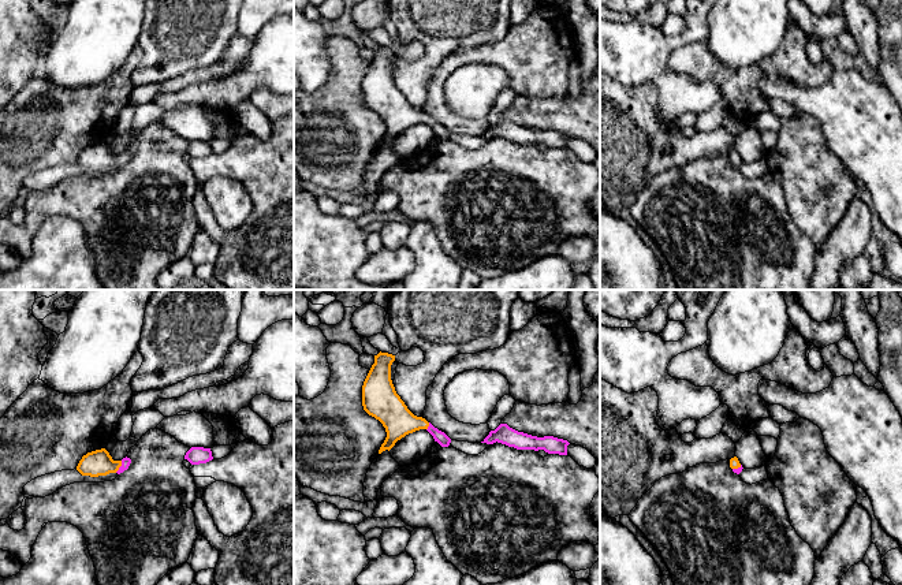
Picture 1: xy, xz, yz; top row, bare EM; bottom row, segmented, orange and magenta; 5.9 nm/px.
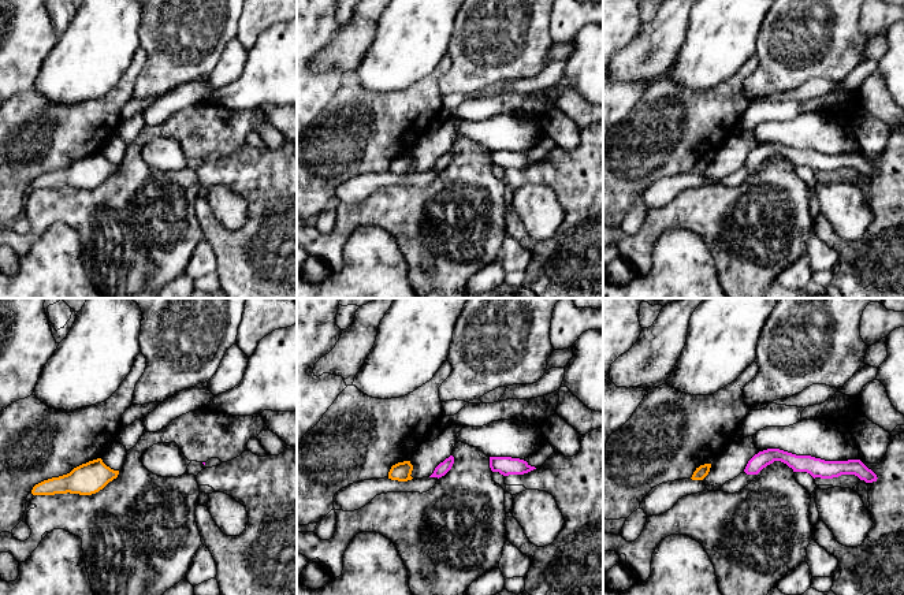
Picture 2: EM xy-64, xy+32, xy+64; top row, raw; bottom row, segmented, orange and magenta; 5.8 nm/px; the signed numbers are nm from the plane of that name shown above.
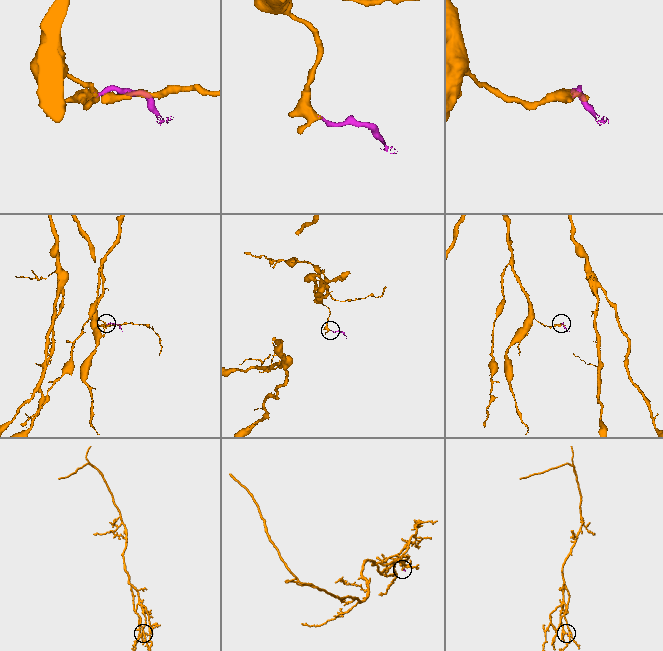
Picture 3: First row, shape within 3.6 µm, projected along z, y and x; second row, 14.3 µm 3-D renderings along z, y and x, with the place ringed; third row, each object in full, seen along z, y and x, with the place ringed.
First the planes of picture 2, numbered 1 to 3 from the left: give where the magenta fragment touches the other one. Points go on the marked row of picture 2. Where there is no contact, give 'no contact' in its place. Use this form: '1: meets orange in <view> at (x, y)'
1: no contact
2: no contact
3: no contact

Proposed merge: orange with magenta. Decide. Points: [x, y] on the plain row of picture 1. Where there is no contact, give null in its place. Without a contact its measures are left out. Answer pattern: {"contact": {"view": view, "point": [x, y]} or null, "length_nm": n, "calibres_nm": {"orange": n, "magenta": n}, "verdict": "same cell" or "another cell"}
{"contact": {"view": "xy", "point": [120, 159]}, "length_nm": 80, "calibres_nm": {"orange": 150, "magenta": 50}, "verdict": "same cell"}

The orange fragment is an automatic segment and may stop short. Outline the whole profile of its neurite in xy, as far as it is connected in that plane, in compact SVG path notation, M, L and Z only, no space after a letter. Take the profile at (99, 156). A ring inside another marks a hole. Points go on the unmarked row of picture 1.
M105 142L87 146L79 154L77 164L82 169L98 171L107 169L109 167L123 167L128 163L131 157L130 152L123 152L122 154L113 154Z

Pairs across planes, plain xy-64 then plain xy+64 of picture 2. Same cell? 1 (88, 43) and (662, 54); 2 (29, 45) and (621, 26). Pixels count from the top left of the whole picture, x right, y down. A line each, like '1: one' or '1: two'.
1: two
2: one

